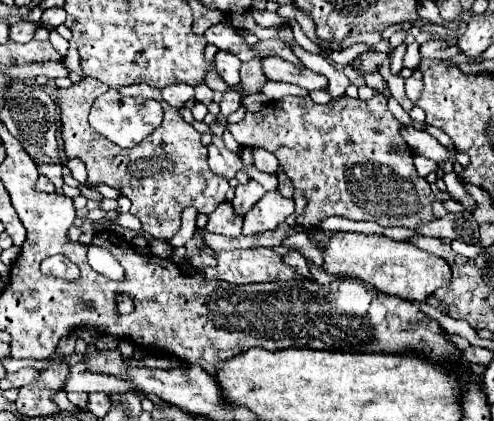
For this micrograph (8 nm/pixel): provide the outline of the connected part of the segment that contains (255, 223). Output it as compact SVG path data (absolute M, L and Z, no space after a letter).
M278 190L266 192L244 216L244 234L260 234L276 228L294 212L294 200L284 198Z

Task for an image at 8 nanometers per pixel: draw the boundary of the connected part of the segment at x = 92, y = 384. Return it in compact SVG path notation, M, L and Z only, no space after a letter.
M84 368L82 370L72 370L70 378L64 382L64 392L124 392L124 390L134 390L134 384L126 384L126 380L114 380L112 376L102 376L94 374Z

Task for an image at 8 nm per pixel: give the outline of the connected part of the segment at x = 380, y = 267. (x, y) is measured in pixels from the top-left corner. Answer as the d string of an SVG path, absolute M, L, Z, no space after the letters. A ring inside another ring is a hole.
M336 232L324 252L324 270L328 274L346 274L360 278L384 294L404 300L424 302L436 288L450 284L452 272L444 258L416 248L412 242L396 242L384 234Z

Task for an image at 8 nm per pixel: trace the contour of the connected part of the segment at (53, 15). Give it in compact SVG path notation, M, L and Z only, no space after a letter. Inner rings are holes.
M50 8L50 10L44 10L44 14L42 14L42 22L46 22L48 26L54 26L54 28L64 24L64 20L66 20L66 12L62 8Z

